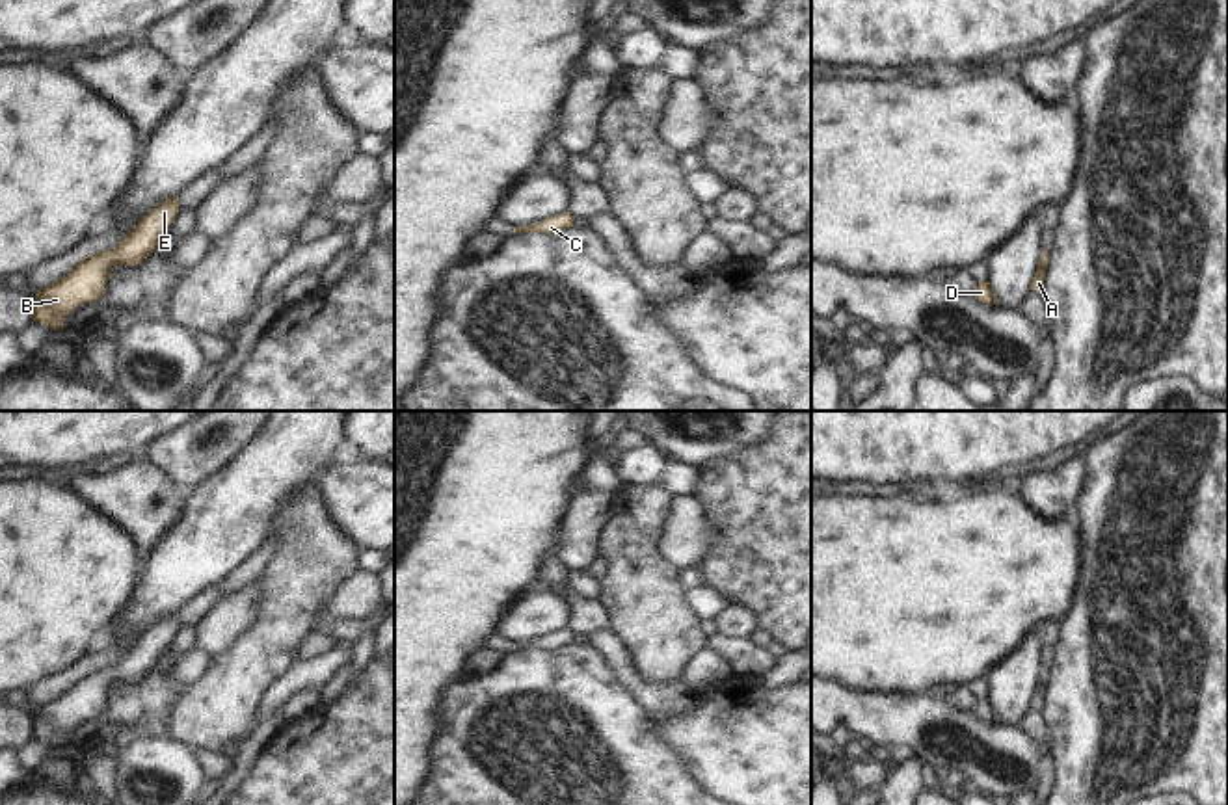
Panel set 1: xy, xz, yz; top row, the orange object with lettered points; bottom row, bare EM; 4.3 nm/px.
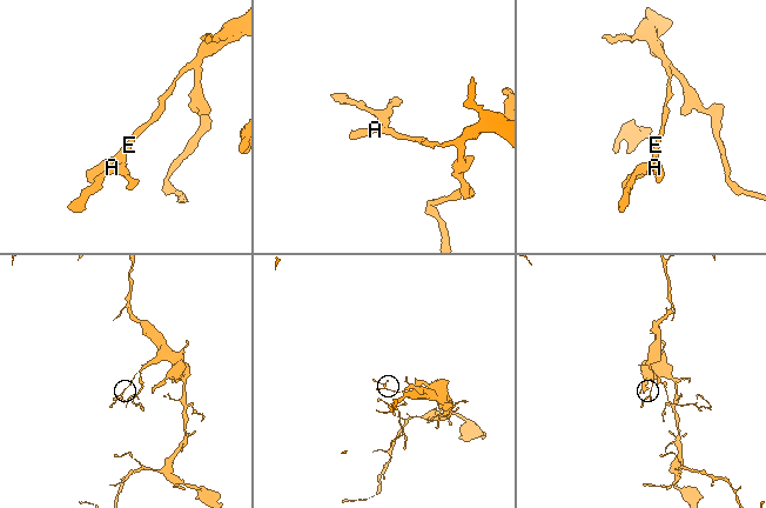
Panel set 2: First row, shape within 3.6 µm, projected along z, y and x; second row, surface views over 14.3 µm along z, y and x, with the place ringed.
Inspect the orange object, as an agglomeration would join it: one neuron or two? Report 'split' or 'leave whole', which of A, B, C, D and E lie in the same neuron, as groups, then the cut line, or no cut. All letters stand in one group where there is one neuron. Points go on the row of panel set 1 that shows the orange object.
leave whole | A B C D E | no cut

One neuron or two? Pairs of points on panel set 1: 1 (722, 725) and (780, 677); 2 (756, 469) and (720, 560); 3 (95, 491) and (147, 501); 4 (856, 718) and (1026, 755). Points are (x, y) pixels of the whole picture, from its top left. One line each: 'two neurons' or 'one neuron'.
1: two neurons
2: one neuron
3: one neuron
4: one neuron

